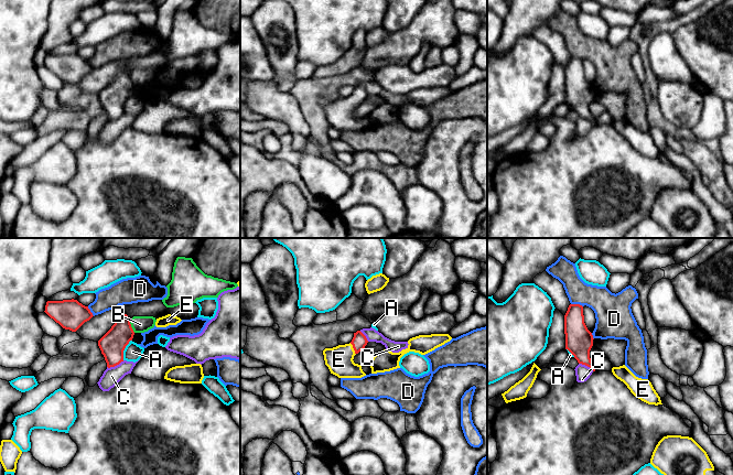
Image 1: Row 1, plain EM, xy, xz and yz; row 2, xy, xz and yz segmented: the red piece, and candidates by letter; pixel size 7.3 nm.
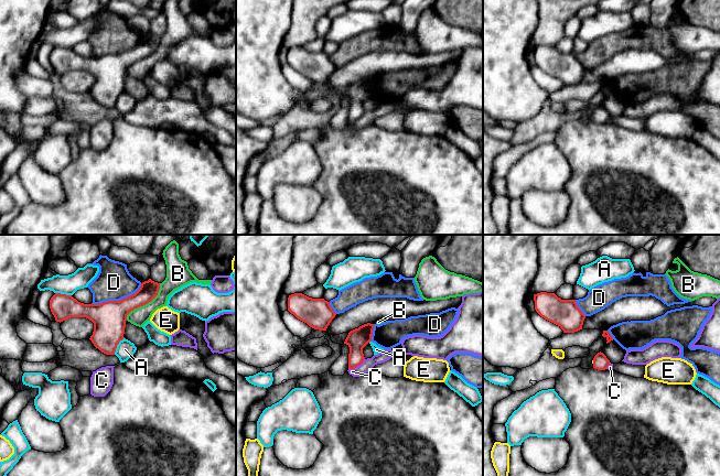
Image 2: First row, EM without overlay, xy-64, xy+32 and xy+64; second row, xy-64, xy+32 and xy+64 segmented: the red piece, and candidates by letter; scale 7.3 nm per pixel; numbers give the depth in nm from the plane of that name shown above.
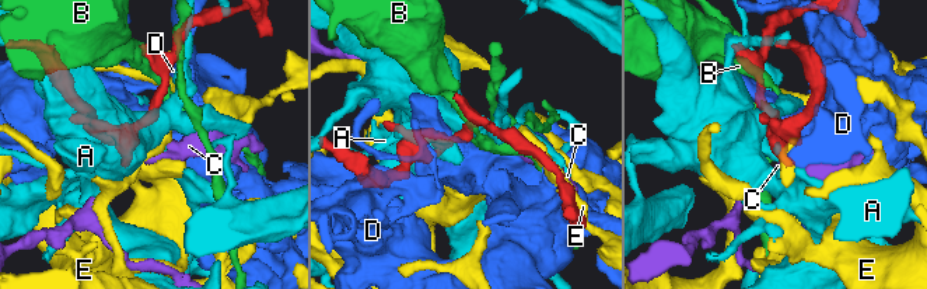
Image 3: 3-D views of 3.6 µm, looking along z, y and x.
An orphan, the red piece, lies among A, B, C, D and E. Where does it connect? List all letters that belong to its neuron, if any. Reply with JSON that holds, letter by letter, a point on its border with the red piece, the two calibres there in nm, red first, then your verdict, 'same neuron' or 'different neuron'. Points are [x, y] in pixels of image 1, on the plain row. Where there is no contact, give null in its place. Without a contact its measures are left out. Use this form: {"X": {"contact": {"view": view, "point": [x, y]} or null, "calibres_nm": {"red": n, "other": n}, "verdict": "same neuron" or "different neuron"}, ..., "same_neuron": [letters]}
{"A": {"contact": {"view": "xy", "point": [124, 103]}, "calibres_nm": {"red": 190, "other": 130}, "verdict": "different neuron"}, "B": {"contact": {"view": "xy", "point": [130, 79]}, "calibres_nm": {"red": 190, "other": 130}, "verdict": "different neuron"}, "C": {"contact": {"view": "xy", "point": [115, 118]}, "calibres_nm": {"red": 190, "other": 130}, "verdict": "different neuron"}, "D": {"contact": {"view": "yz", "point": [577, 57]}, "calibres_nm": {"red": 190, "other": 240}, "verdict": "different neuron"}, "E": {"contact": {"view": "xz", "point": [353, 100]}, "calibres_nm": {"red": 110, "other": 200}, "verdict": "same neuron"}, "same_neuron": ["E"]}

